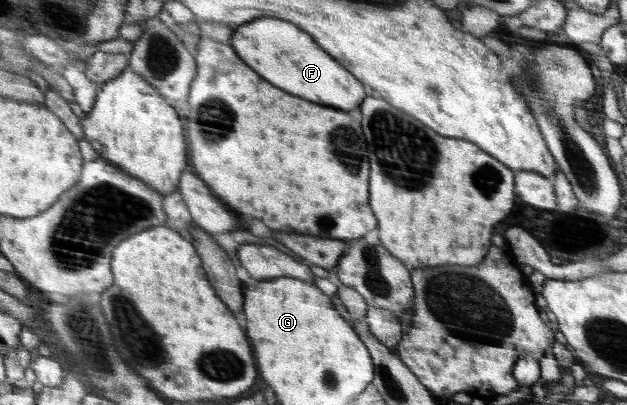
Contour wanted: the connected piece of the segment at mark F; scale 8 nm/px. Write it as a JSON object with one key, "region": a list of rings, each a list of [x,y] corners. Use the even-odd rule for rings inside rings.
{"region":[[[260,18],[252,24],[244,24],[233,32],[230,46],[268,82],[274,82],[274,86],[282,86],[282,90],[290,90],[290,94],[298,94],[300,98],[318,102],[320,106],[354,110],[362,104],[366,96],[362,84],[346,68],[342,68],[332,56],[328,56],[312,40],[310,34],[302,32],[298,26],[286,20]]]}

